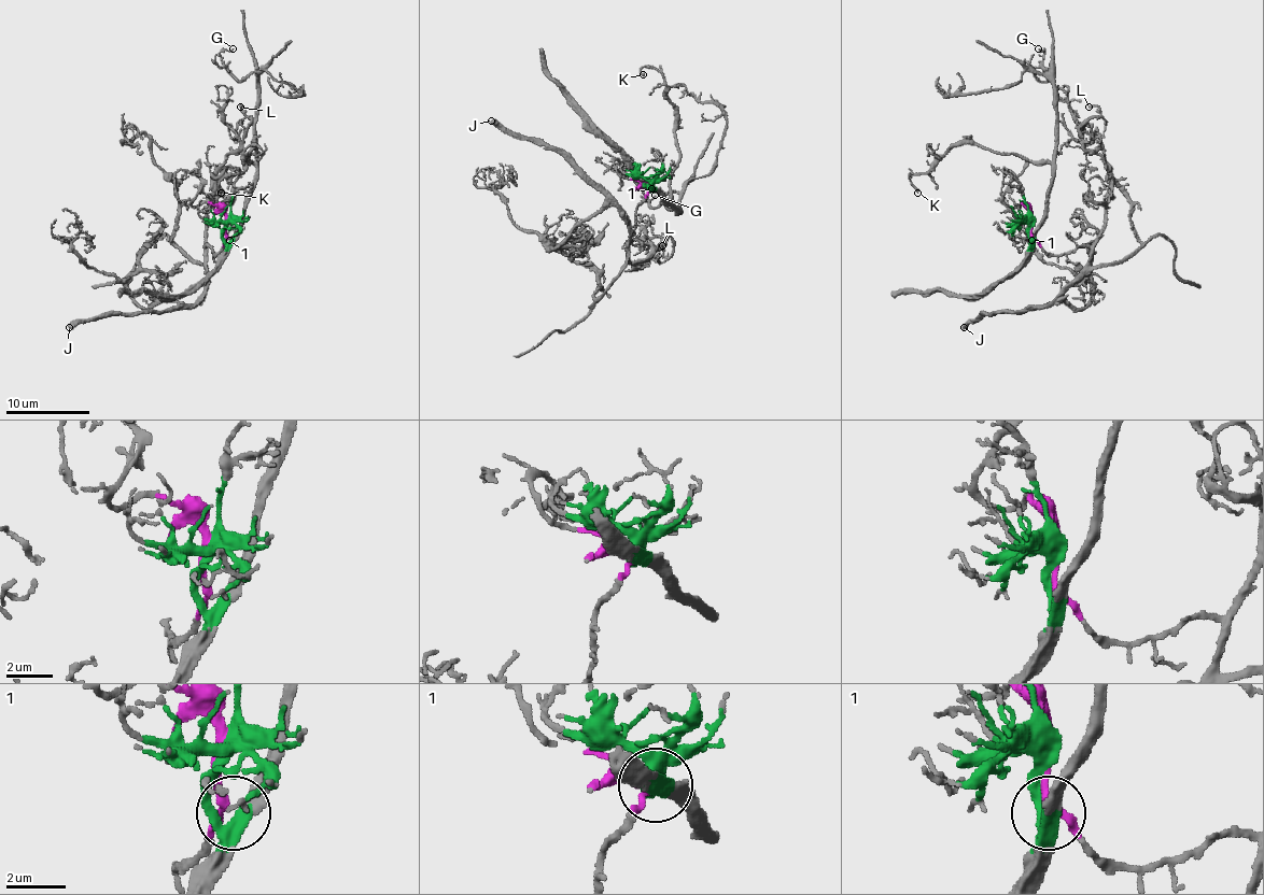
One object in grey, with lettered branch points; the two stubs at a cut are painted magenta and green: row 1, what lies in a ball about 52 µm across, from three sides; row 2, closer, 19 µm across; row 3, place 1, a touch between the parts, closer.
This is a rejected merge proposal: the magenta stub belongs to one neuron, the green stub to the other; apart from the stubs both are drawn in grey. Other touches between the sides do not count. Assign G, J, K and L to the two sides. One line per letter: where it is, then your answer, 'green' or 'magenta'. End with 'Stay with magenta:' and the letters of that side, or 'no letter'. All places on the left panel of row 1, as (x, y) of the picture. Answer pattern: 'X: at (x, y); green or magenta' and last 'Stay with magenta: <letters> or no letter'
G: at (233, 48); green
J: at (69, 327); magenta
K: at (221, 193); green
L: at (240, 107); magenta
Stay with magenta: J, L

